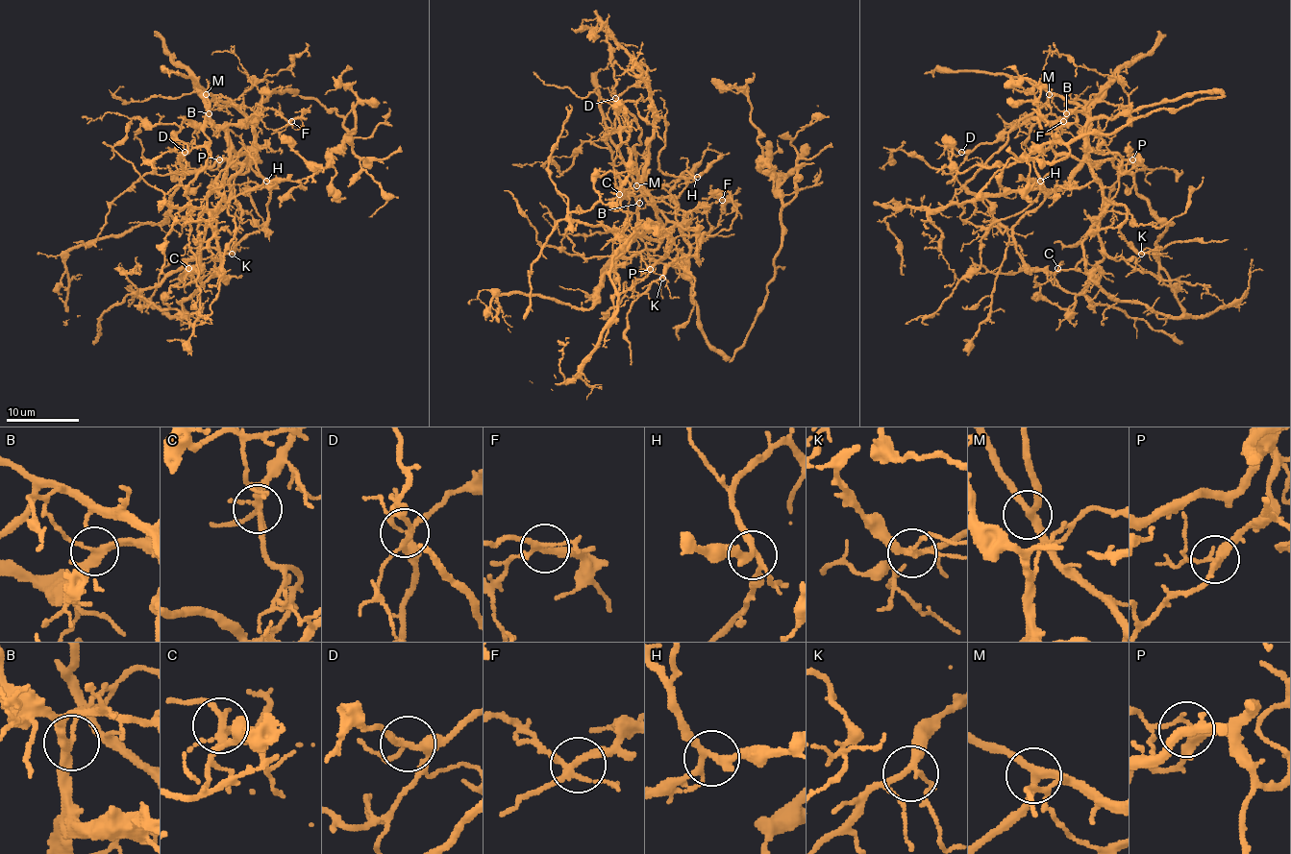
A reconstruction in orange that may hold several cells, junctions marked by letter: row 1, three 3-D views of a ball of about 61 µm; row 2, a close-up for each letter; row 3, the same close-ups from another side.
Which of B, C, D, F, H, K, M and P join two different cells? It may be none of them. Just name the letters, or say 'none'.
B

